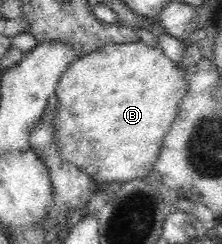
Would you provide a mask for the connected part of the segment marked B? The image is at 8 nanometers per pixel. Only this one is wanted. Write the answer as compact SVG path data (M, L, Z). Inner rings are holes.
M137 40L131 43L111 44L101 47L93 53L84 56L79 56L73 63L67 67L56 89L57 96L57 114L54 118L54 127L56 127L58 143L60 144L61 156L68 162L73 163L76 167L93 176L93 180L97 182L100 187L108 185L113 181L127 183L133 181L137 177L145 177L155 167L155 163L160 157L161 145L163 145L164 138L167 136L171 125L175 122L179 113L179 103L189 89L189 79L185 74L186 69L179 66L179 63L171 60L163 52L161 45L151 46L142 40Z

